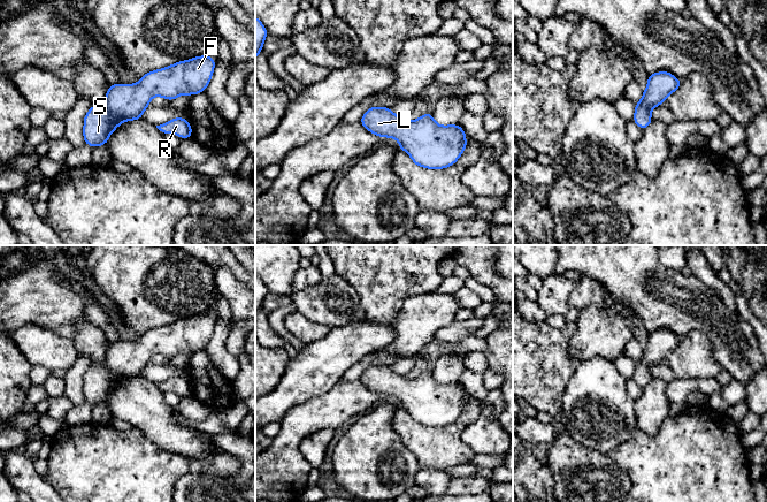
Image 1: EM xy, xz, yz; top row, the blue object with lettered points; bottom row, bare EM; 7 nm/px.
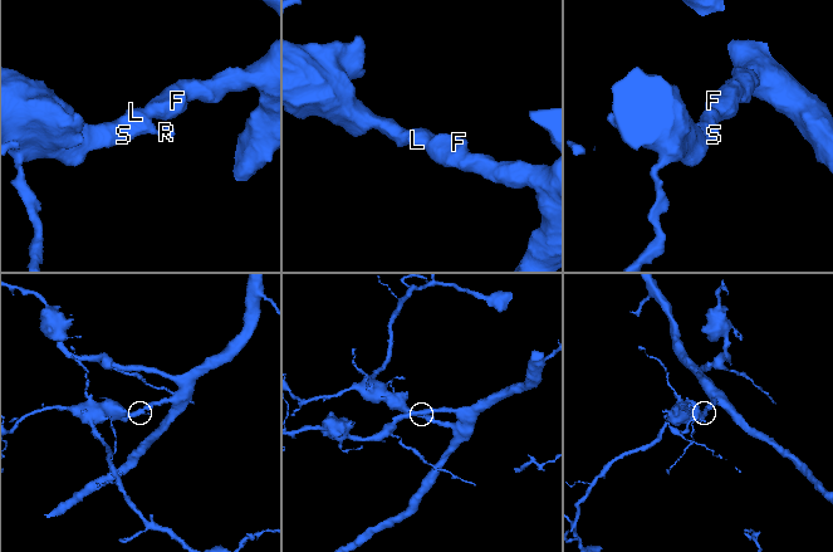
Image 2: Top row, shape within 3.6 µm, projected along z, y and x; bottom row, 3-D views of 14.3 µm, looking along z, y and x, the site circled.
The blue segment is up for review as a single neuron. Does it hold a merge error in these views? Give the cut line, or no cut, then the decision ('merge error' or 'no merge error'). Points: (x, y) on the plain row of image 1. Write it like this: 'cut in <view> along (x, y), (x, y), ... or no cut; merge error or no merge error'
no cut; no merge error

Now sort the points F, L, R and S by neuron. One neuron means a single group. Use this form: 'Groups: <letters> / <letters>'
Groups: F L R S

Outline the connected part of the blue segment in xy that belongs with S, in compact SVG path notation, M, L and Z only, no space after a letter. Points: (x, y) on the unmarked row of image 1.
M201 313L152 328L143 333L137 342L110 342L105 359L90 365L84 374L85 403L106 403L109 393L123 379L143 376L152 355L159 353L171 359L182 352L204 350L214 326L214 315Z

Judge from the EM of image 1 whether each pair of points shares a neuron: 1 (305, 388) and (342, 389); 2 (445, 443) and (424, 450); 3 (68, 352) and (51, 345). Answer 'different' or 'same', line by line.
1: different
2: same
3: same

